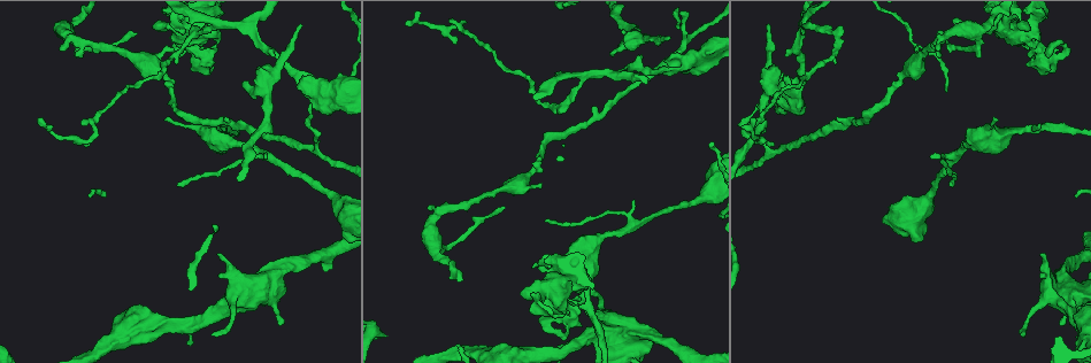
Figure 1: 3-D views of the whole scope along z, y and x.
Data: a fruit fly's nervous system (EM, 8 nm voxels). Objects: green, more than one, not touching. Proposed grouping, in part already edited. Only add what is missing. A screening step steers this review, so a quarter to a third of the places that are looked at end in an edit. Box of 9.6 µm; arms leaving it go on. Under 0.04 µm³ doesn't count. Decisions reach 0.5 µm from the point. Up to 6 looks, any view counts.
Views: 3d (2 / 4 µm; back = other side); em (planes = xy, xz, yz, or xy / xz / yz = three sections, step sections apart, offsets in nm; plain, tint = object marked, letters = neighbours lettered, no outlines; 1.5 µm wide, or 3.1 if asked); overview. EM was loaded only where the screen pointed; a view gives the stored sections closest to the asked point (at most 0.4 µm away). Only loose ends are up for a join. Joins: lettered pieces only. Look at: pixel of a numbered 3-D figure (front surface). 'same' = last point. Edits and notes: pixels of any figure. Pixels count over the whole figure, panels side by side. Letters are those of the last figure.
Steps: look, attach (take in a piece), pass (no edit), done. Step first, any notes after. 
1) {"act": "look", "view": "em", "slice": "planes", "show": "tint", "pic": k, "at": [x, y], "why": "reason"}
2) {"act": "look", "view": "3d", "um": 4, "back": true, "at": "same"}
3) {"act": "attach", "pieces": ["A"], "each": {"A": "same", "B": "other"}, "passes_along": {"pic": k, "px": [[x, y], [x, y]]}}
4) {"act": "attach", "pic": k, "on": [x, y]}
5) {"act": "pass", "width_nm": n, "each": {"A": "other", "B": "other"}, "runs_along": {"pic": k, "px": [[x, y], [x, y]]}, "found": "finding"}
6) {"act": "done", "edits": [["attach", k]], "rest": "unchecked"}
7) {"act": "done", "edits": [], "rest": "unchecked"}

{"act": "look", "view": "3d", "um": 4, "pic": 1, "at": [319, 110], "why": "stops while still wide"}

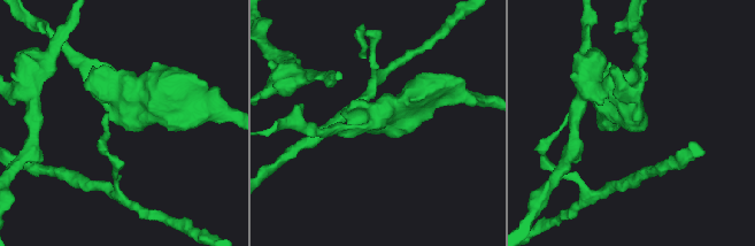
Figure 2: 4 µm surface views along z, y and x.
{"act": "look", "view": "em", "slice": "planes", "show": "plain", "pic": 2, "at": [119, 124], "why": "shape alone is not enough"}

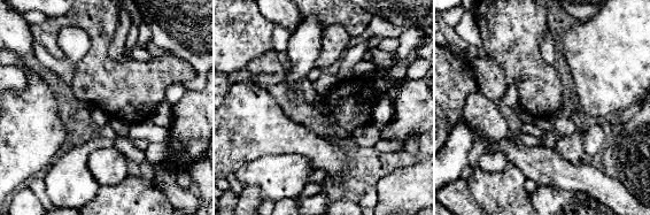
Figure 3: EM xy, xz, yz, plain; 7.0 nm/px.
{"act": "look", "view": "em", "slice": "planes", "show": "letters", "at": "same", "why": "what lies round it"}

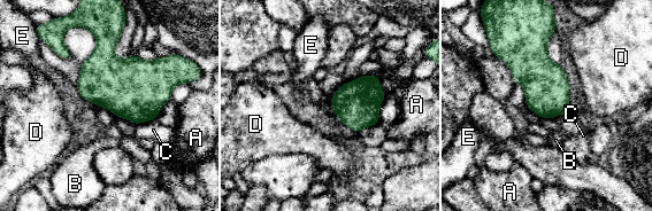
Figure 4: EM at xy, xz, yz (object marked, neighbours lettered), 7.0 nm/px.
{"act": "pass", "each": {"A": "other", "B": "other", "C": "other", "D": "other", "E": "other"}, "border": {"pic": 4, "px": [[119, 117], [130, 119], [136, 125]]}, "found": "no lettered piece goes on from it"}

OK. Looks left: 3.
{"act": "look", "view": "em", "slice": "xz", "step": 4, "show": "plain", "pic": 1, "at": [299, 26], "why": "free end"}

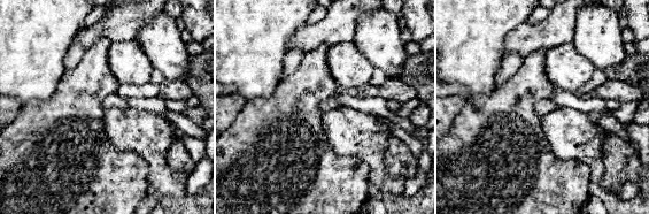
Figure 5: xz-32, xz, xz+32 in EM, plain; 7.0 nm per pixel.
{"act": "look", "view": "em", "slice": "xz", "step": 4, "show": "letters", "at": "same"}

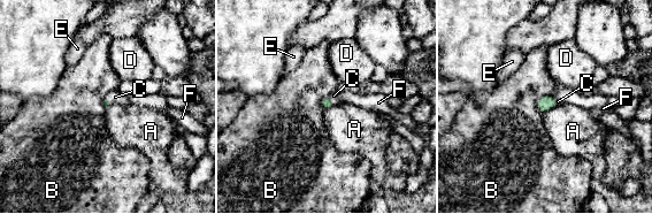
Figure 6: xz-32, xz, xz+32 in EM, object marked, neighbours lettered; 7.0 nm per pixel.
{"act": "attach", "pieces": ["C"], "each": {"A": "other", "B": "other", "C": "same", "D": "other", "E": "other", "F": "other"}, "passes_along": {"pic": 6, "px": [[326, 102], [331, 100], [334, 96]]}, "found": "it goes on there"}

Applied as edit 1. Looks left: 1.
{"act": "look", "view": "em", "slice": "xy", "step": 8, "show": "letters", "pic": 1, "at": [503, 207], "why": "thin end"}

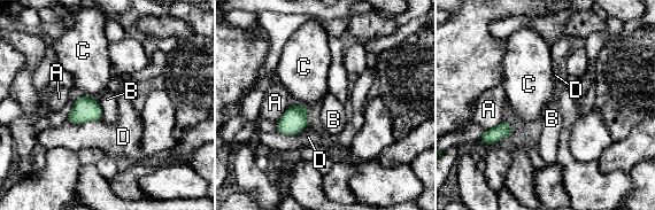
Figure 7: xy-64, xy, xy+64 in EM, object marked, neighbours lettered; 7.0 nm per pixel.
{"act": "pass", "width_nm": 160, "each": {"A": "other", "B": "other", "C": "other", "D": "other"}, "border": {"pic": 7, "px": [[100, 118], [81, 124], [66, 122]]}, "found": "no lettered piece goes on from it"}

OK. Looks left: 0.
{"act": "done", "edits": [["attach", 6]], "rest": "unchecked"}

